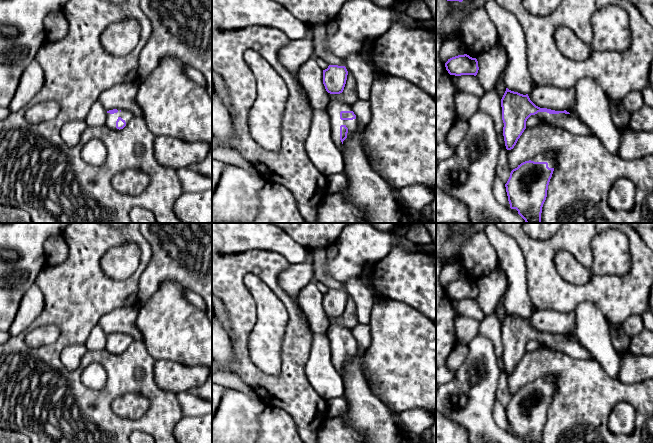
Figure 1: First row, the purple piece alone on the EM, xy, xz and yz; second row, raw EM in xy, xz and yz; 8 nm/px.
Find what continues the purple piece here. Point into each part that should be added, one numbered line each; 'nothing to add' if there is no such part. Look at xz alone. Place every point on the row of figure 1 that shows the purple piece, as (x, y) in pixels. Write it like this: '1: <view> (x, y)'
1: xz (335, 106)

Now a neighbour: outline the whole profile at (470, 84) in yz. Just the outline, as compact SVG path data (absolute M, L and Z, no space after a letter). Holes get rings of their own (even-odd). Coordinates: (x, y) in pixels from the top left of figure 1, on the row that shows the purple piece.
M451 75L451 81L455 88L461 92L469 93L482 98L486 93L477 76L474 75Z

